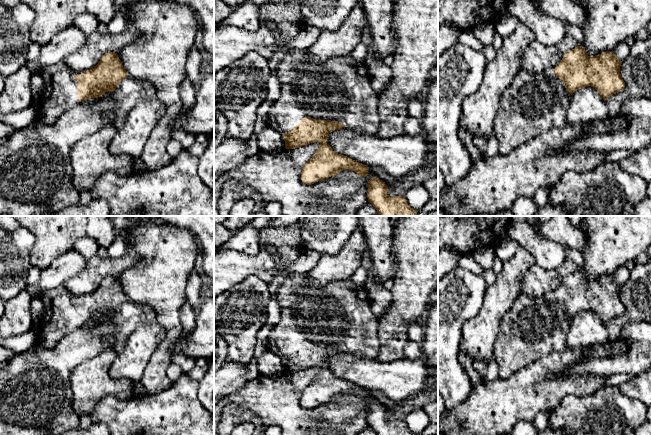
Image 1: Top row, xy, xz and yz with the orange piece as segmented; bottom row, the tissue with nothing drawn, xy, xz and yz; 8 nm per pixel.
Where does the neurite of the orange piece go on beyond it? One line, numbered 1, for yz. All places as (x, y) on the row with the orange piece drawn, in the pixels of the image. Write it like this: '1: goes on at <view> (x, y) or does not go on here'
1: goes on at yz (532, 104)

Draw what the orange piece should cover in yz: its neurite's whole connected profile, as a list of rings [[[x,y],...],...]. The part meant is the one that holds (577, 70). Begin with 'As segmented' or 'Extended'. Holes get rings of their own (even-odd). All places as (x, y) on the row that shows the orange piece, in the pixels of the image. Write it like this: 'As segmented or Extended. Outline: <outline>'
Extended. Outline: [[[577,46],[566,52],[553,70],[536,74],[521,70],[500,99],[493,126],[499,142],[498,152],[507,155],[544,132],[565,127],[570,96],[577,89],[591,86],[604,100],[623,90],[625,82],[620,74],[621,63],[613,52],[588,56],[582,46]]]

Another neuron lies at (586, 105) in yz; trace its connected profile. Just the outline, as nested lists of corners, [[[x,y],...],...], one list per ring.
[[[591,86],[577,89],[570,96],[567,109],[567,123],[570,125],[601,121],[608,117],[609,111],[604,100],[597,90]]]

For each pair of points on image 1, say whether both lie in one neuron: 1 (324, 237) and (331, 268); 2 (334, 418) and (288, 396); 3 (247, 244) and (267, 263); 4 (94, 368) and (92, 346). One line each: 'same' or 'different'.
1: different
2: same
3: different
4: different

